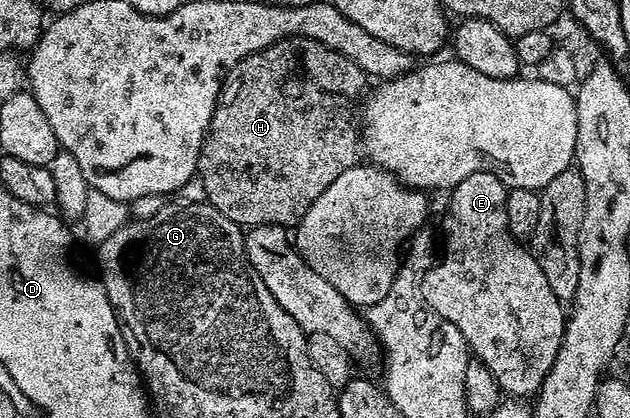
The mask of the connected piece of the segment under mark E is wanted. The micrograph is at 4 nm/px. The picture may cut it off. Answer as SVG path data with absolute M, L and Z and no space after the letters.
M492 171L469 173L465 181L451 188L451 200L443 215L441 258L423 274L421 293L429 310L461 329L468 352L493 373L500 392L507 394L508 391L511 397L531 397L538 392L557 361L557 351L563 344L565 307L553 289L549 289L549 281L545 281L545 273L541 273L541 265L537 265L534 254L509 233L505 221L508 190L507 184Z

